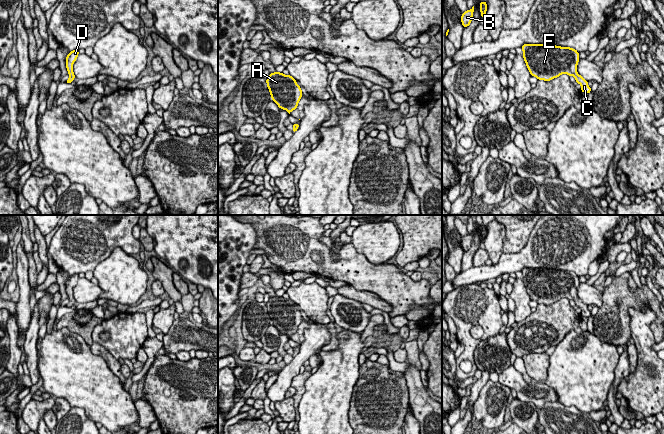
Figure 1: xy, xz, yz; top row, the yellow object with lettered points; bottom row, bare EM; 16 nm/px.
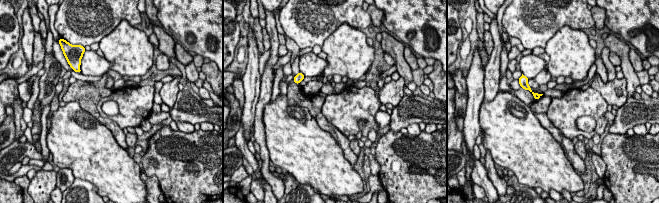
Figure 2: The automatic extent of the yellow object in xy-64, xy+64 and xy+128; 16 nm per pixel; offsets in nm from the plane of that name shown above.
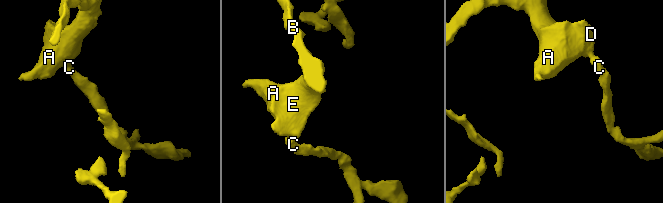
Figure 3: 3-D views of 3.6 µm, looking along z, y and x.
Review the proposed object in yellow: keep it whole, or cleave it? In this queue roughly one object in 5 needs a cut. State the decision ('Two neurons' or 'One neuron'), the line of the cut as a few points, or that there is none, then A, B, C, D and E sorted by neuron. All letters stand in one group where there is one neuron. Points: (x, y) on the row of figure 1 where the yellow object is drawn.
One neuron. No split. Groups: A B C D E

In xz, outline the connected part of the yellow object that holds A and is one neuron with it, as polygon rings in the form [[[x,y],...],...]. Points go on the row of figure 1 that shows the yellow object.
[[[274,72],[270,73],[266,83],[272,100],[280,109],[286,110],[290,114],[297,108],[303,93],[295,78],[291,75]]]

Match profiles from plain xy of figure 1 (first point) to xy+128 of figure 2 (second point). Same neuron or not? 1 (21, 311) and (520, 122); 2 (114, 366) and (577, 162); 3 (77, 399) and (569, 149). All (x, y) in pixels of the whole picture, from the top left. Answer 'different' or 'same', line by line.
1: different
2: same
3: different

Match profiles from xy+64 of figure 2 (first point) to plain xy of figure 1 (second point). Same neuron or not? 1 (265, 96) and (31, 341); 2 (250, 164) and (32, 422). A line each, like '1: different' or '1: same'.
1: same
2: different

